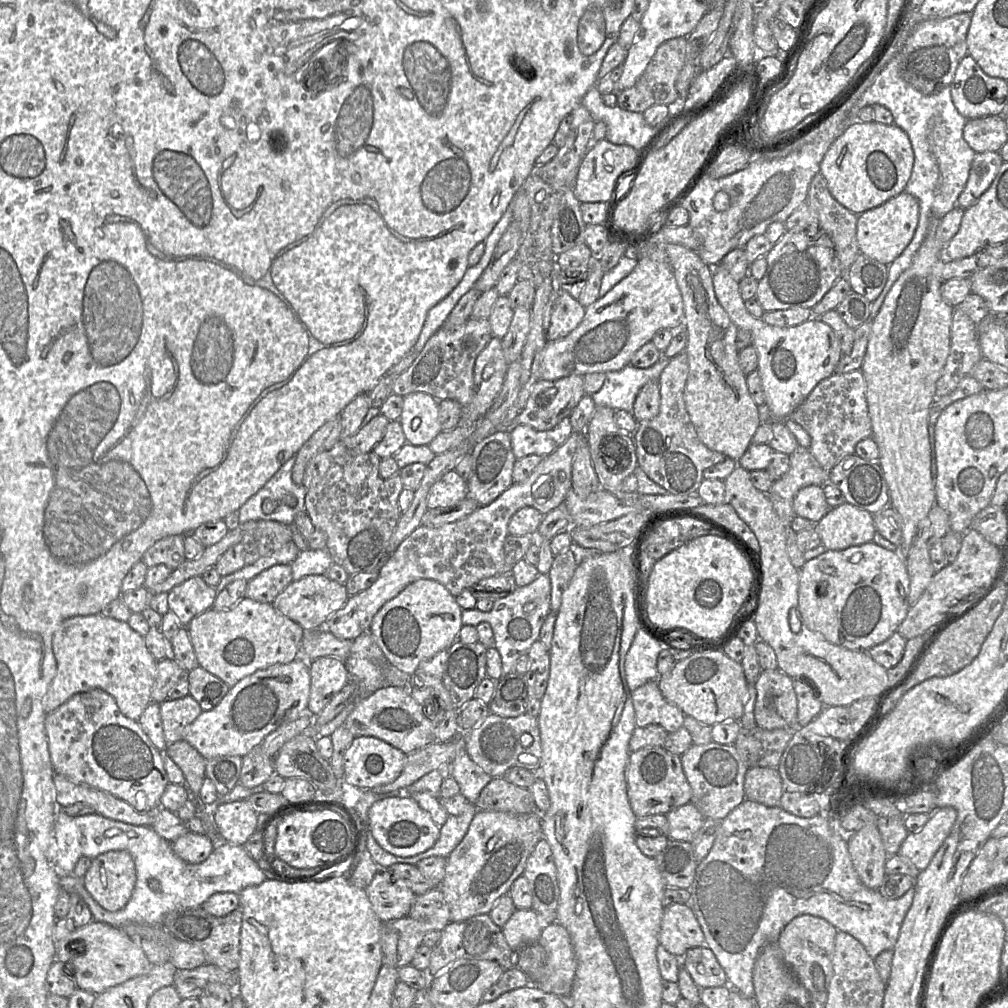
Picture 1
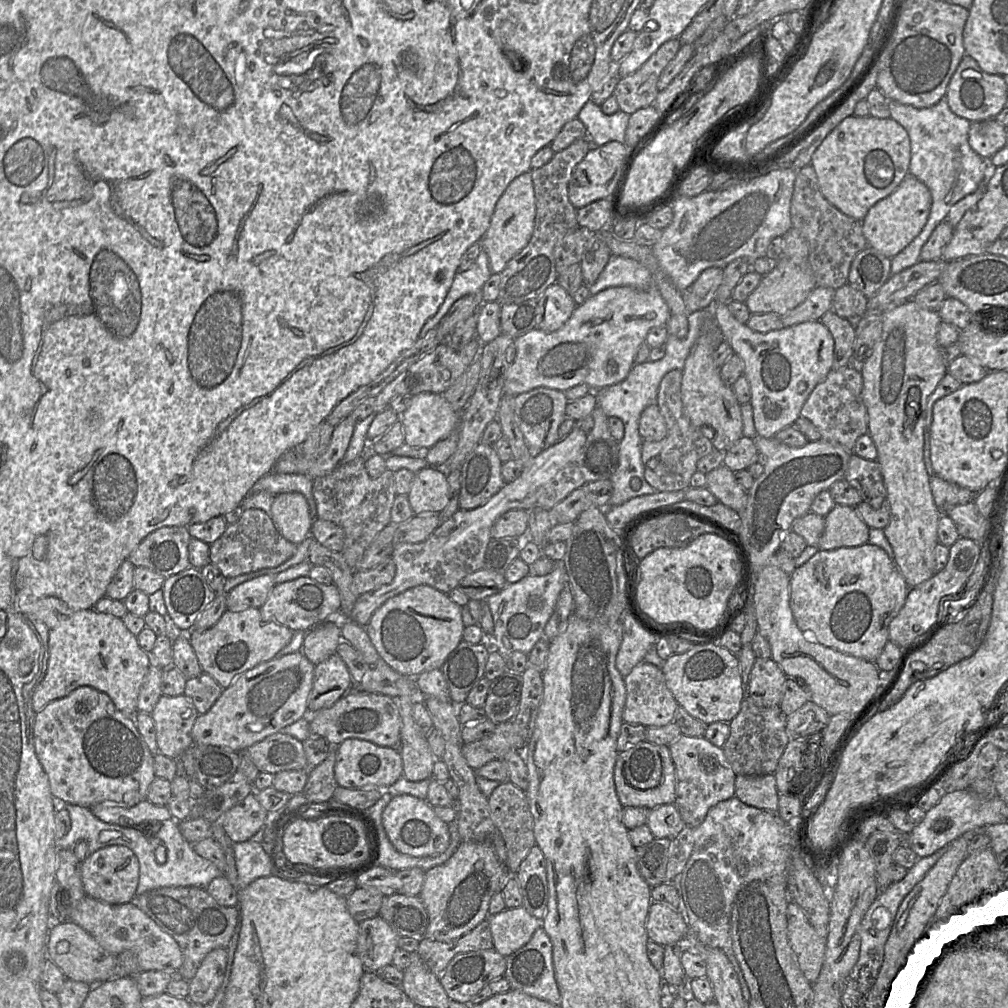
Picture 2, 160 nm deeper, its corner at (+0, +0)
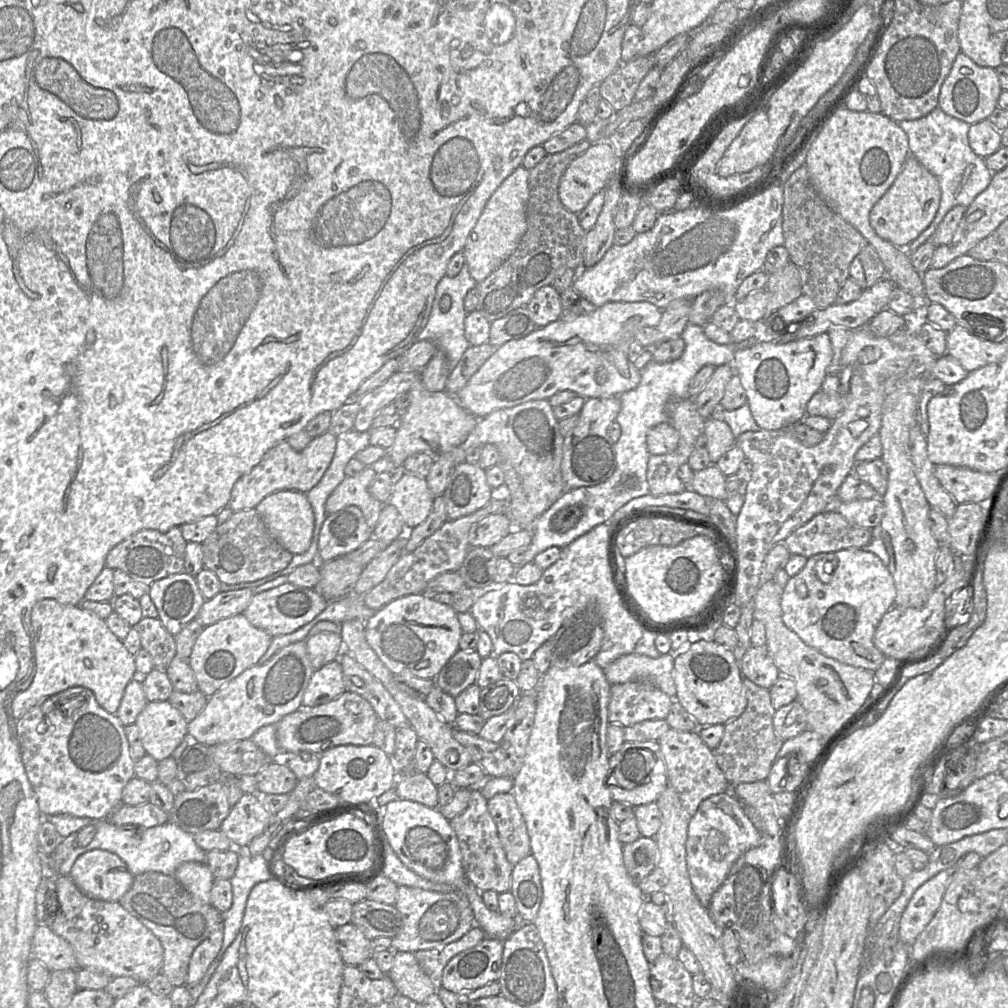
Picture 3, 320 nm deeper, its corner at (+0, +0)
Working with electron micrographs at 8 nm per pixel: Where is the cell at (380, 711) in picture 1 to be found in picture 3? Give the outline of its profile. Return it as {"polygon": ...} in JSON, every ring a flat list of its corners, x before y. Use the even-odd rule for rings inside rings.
{"polygon":[[345,691,339,697,314,707,300,707,277,723,276,740,285,754,309,751,321,754,340,745,371,745,374,728,379,720,370,703,360,695]]}

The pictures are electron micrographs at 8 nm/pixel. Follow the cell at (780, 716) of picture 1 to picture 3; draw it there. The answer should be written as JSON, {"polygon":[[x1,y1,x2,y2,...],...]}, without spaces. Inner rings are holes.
{"polygon":[[766,645,763,647,750,646,739,666,743,677,766,689,770,689,781,676]]}

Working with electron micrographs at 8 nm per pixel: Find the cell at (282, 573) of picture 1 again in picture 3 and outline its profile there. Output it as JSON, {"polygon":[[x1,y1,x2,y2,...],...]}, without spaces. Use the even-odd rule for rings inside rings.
{"polygon":[[251,588,219,592,205,600,195,619,206,627,221,619,241,614,250,604,253,595]]}

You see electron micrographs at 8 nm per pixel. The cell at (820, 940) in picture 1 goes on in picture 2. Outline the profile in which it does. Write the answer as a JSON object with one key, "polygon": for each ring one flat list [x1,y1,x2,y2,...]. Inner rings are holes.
{"polygon":[[789,902,787,915,790,945,804,976,814,984,824,964,826,938,816,932,803,909,796,903]]}

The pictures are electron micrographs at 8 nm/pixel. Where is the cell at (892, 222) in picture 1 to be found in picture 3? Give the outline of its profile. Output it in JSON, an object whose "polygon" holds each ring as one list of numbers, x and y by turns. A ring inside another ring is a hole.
{"polygon":[[909,155,893,184,871,208,870,225,880,238,897,247,907,248,934,219,940,198,937,178]]}

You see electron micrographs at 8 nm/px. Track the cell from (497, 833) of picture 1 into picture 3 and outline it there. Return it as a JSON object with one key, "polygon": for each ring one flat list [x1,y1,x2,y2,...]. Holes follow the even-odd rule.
{"polygon":[[398,886,394,904,402,919,400,932,392,938,393,951,416,952,443,947,460,939,473,926,475,917,467,896,460,890,447,893]]}

